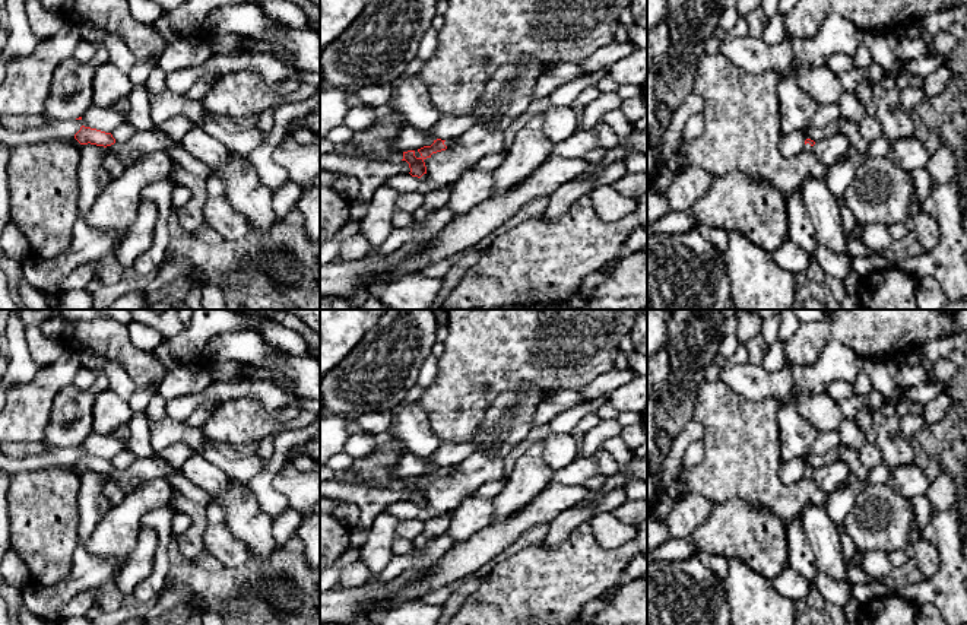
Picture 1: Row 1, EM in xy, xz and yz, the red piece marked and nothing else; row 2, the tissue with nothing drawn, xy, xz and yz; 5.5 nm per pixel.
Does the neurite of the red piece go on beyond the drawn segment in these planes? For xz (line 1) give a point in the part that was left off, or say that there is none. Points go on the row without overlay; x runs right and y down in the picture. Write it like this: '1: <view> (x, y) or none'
1: none

